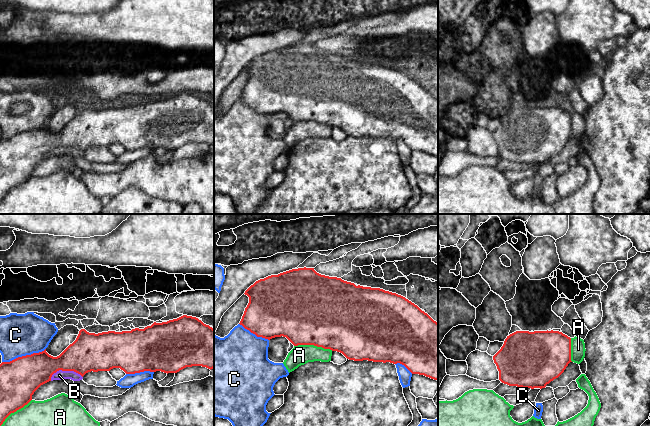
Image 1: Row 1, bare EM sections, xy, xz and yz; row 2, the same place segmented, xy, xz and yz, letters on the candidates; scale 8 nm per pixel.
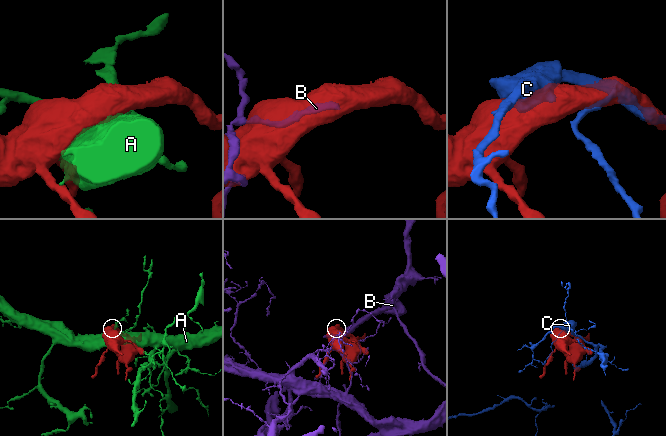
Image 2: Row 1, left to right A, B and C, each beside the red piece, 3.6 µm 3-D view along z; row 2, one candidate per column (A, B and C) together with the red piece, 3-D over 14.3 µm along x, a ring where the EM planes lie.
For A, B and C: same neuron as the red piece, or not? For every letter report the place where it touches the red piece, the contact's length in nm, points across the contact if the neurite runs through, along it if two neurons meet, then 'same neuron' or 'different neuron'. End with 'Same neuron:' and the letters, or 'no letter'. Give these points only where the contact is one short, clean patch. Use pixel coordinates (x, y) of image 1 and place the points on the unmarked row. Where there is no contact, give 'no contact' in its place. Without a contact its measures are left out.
A: xz (313, 120) | 320 nm | different neuron
B: xy (64, 146) | 260 nm | different neuron
C: xy (23, 132) | 360 nm | different neuron
Same neuron: no letter

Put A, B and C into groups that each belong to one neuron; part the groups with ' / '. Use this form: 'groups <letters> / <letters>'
groups A / B / C

